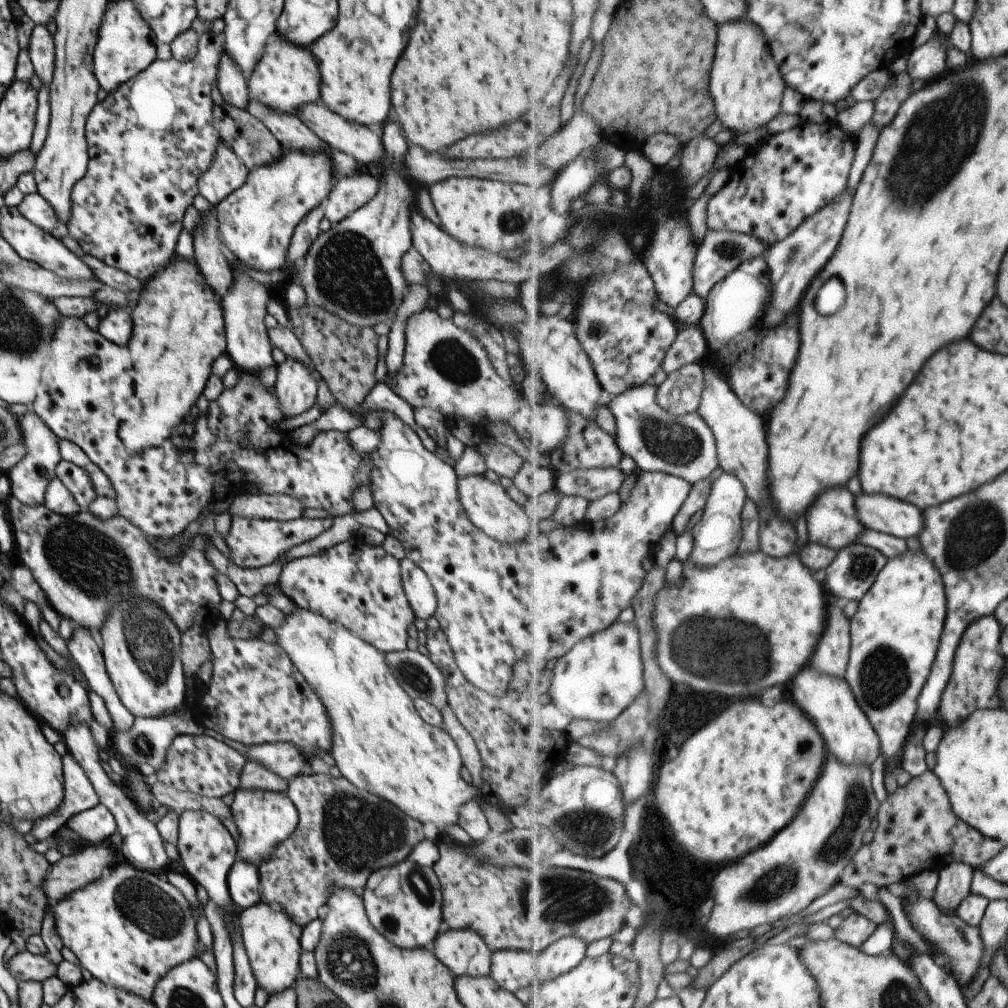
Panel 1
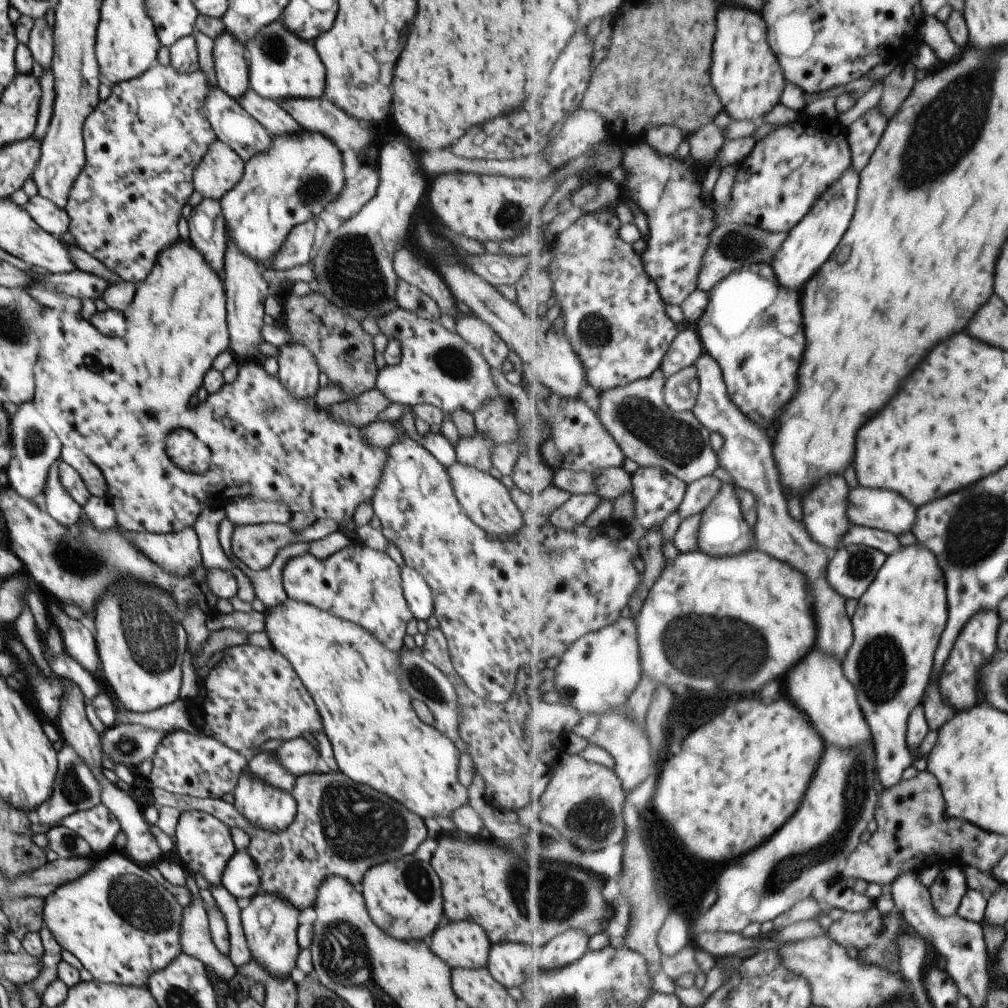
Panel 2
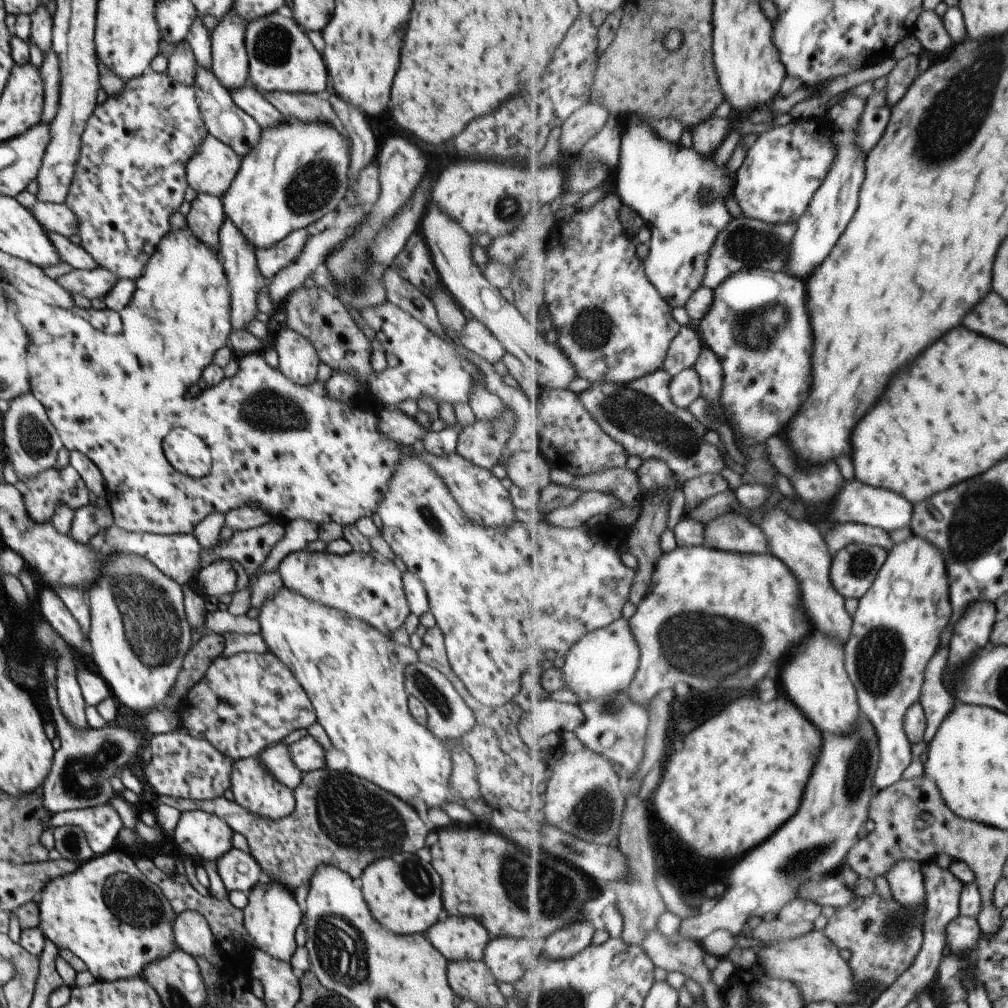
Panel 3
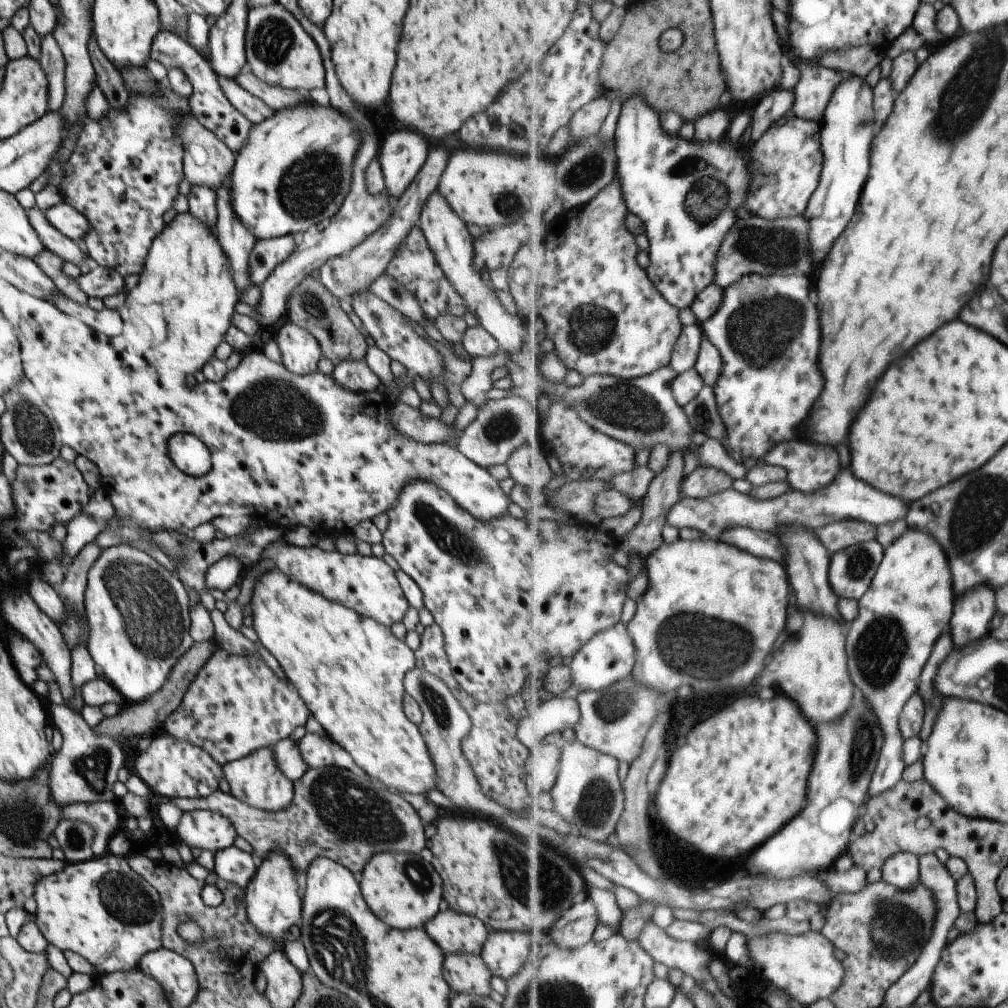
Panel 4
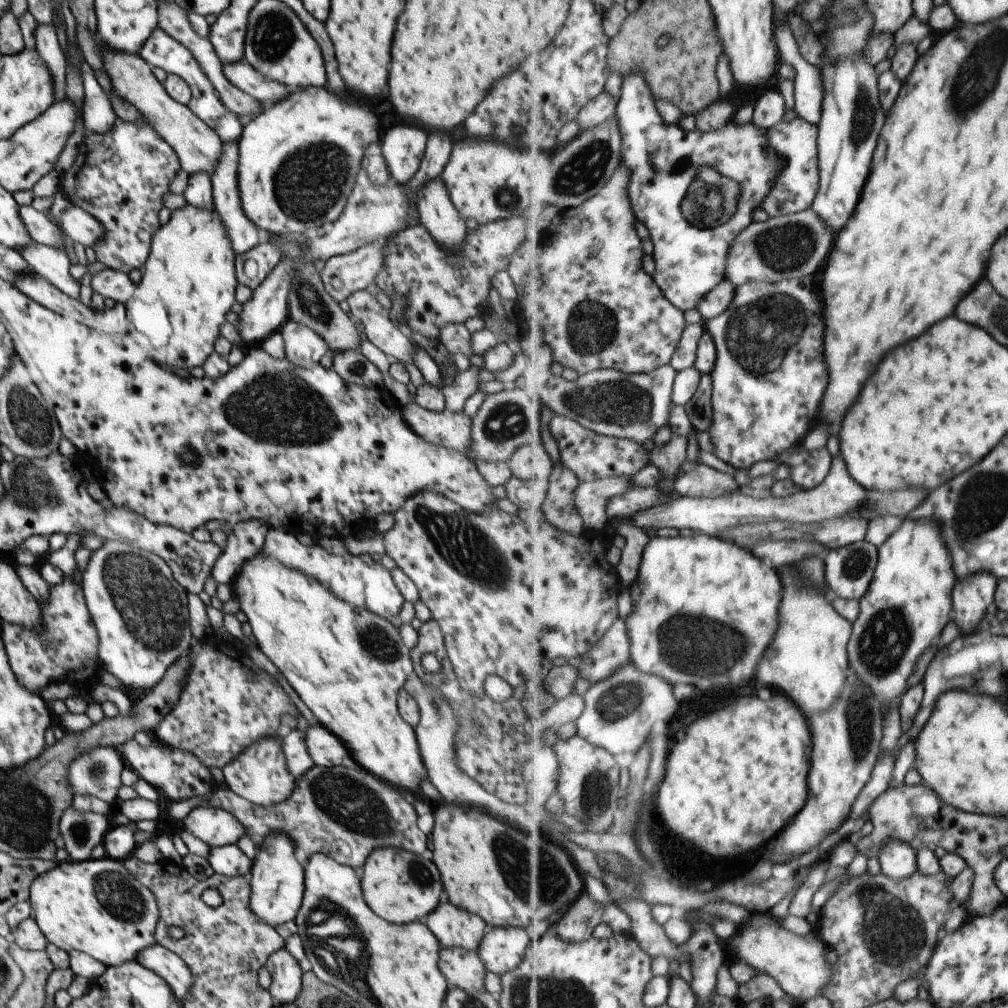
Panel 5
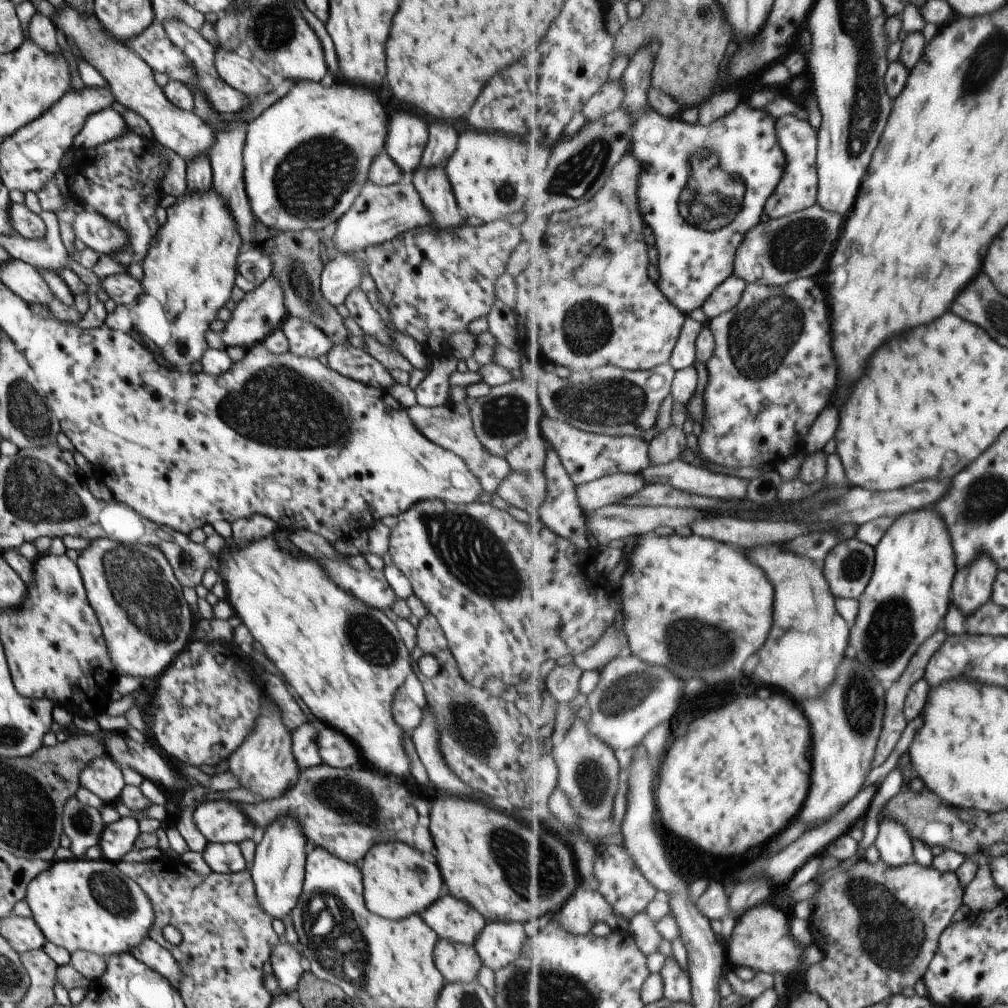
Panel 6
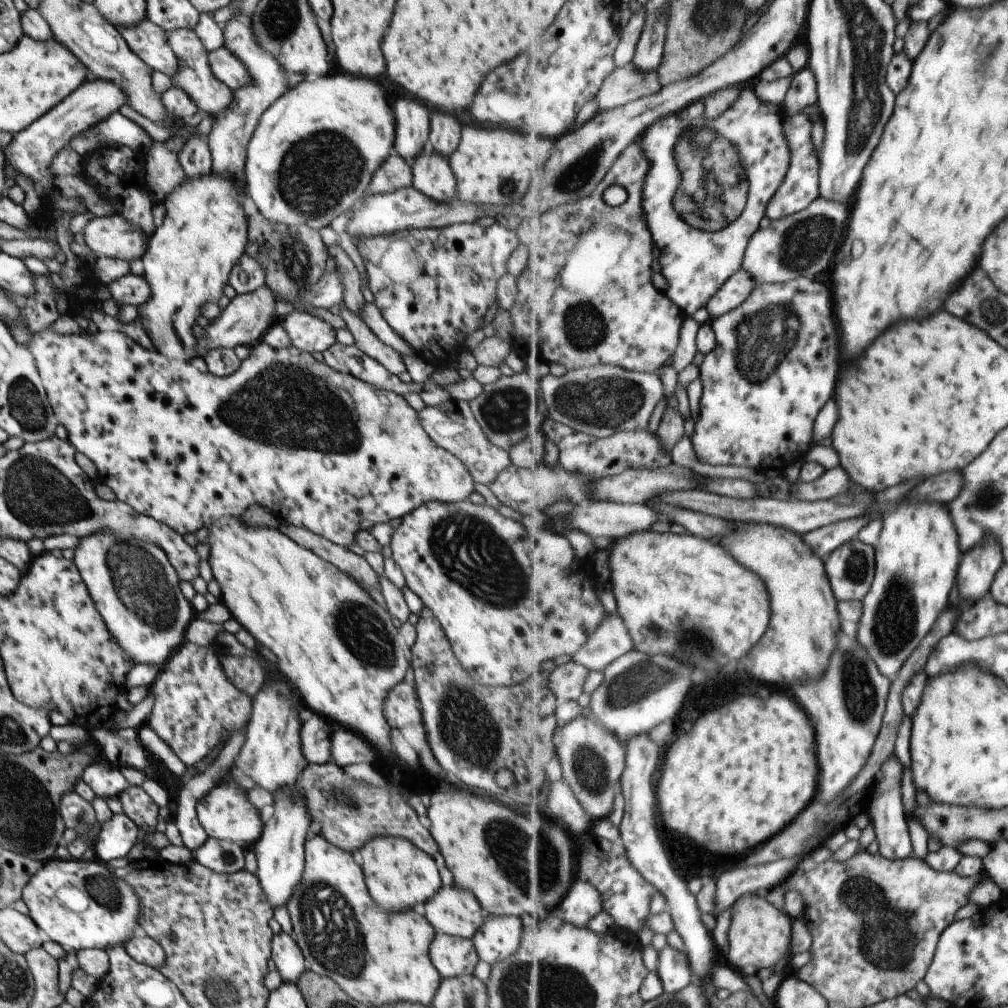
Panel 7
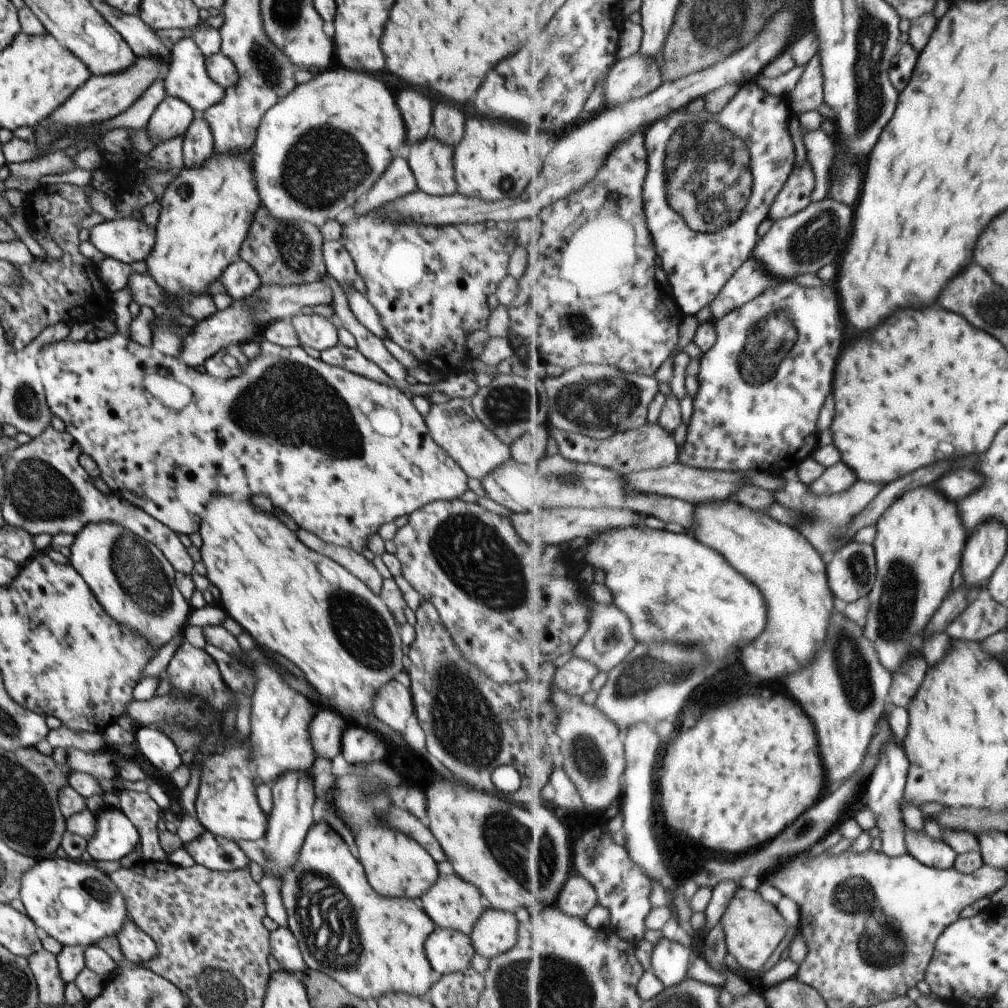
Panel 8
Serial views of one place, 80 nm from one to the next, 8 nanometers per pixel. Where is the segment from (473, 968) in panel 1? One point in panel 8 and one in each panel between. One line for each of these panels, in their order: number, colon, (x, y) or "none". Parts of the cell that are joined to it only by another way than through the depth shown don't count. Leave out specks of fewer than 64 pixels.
2: (463, 944)
3: (457, 938)
4: (453, 932)
5: (452, 927)
6: (450, 919)
7: (452, 911)
8: (450, 903)

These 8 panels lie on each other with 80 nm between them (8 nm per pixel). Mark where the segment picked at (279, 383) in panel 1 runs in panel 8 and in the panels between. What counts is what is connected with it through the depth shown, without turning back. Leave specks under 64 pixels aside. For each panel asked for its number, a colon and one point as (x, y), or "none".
2: (297, 369)
3: (297, 360)
4: (299, 352)
5: (302, 347)
6: (304, 340)
7: (306, 333)
8: (313, 331)

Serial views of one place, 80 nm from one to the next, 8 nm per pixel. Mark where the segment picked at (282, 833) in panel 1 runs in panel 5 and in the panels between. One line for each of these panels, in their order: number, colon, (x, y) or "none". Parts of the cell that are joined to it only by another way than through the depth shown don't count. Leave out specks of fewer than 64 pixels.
2: (270, 808)
3: (253, 788)
4: (254, 780)
5: (257, 774)

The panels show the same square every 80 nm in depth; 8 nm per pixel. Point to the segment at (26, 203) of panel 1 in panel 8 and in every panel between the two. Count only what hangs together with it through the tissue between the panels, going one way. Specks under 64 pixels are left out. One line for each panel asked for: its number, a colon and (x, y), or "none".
2: (52, 219)
3: (55, 217)
4: (67, 221)
5: (80, 227)
6: (95, 232)
7: (111, 236)
8: (127, 240)

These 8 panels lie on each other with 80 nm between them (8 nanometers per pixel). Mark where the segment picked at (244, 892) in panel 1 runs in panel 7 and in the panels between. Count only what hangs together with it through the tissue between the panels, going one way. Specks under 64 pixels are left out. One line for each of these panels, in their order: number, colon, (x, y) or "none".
2: (240, 877)
3: (240, 871)
4: (232, 865)
5: (228, 861)
6: (226, 858)
7: (220, 856)

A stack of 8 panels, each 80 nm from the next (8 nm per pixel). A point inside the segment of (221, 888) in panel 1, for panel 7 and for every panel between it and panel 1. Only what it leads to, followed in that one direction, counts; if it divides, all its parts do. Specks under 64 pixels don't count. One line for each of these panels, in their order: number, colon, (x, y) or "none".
2: (202, 842)
3: (203, 836)
4: (201, 829)
5: (217, 828)
6: (219, 821)
7: (224, 813)

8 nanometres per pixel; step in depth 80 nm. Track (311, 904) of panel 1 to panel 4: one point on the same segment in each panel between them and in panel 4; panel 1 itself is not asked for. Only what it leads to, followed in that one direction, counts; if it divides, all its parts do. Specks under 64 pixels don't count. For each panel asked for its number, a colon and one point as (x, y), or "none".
2: (332, 833)
3: (338, 819)
4: (333, 816)

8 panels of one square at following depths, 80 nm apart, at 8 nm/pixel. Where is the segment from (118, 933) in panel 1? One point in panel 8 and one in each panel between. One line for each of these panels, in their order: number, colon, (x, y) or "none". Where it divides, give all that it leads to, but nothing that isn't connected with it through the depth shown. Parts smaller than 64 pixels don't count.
2: (122, 925)
3: (107, 913)
4: (100, 909)
5: (96, 907)
6: (78, 904)
7: (79, 905)
8: (72, 901)

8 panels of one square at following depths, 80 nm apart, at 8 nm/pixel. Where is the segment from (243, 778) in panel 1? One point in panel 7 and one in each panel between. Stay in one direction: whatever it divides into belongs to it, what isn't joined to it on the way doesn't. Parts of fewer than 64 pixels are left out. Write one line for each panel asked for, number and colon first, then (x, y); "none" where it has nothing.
2: (264, 765)
3: (276, 758)
4: (285, 753)
5: (297, 761)
6: (303, 748)
7: (314, 744)

